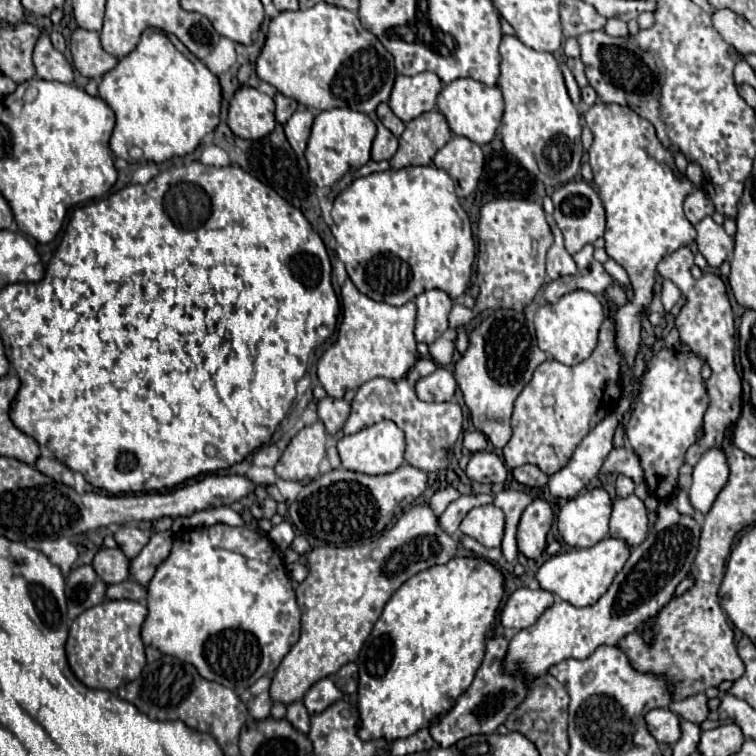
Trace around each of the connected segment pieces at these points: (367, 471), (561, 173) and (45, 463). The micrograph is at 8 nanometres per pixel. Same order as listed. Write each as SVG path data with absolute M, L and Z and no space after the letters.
M380 421L372 427L366 427L354 435L346 435L338 441L342 467L364 475L386 475L396 471L404 463L404 451L406 451L404 431L398 429L398 425L392 421Z
M502 37L500 57L498 89L504 95L500 135L506 151L548 187L560 187L572 181L580 173L584 153L580 139L582 127L580 113L564 85L560 63L552 53L538 53L516 37Z
M38 457L36 461L36 469L48 477L52 477L54 481L60 481L64 485L74 485L74 477L72 471L68 467L64 467L60 461L56 459L48 459L48 457Z

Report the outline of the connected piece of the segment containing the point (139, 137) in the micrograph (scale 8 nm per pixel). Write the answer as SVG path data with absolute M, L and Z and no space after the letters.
M158 29L142 33L138 47L102 77L98 91L116 113L110 149L122 159L128 159L132 145L144 151L146 161L154 163L184 157L220 123L222 87L218 77L174 35Z

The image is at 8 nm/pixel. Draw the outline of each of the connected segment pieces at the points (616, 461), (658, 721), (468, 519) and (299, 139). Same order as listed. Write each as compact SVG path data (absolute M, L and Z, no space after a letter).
M626 445L612 449L612 453L604 461L604 467L600 473L622 473L622 475L628 475L630 479L634 479L636 485L644 481L644 469L642 469L640 457L636 455L636 451L632 447L626 447Z
M652 709L646 715L648 729L658 739L658 743L670 743L670 745L674 745L680 739L680 735L682 735L680 721L682 721L682 717L676 715L676 713L672 713L670 709Z
M494 505L476 507L464 517L460 531L484 547L500 547L504 537L504 513Z
M296 111L294 117L286 123L286 125L290 125L290 127L286 127L288 141L296 153L302 153L306 149L306 137L308 137L308 129L310 129L312 121L314 121L312 113Z

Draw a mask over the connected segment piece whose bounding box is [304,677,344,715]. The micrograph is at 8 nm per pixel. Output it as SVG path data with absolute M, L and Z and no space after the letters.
M326 677L310 687L310 691L304 695L304 705L306 705L308 713L314 715L314 713L324 711L324 707L340 701L342 697L344 697L344 693L334 685L334 681L330 677Z

